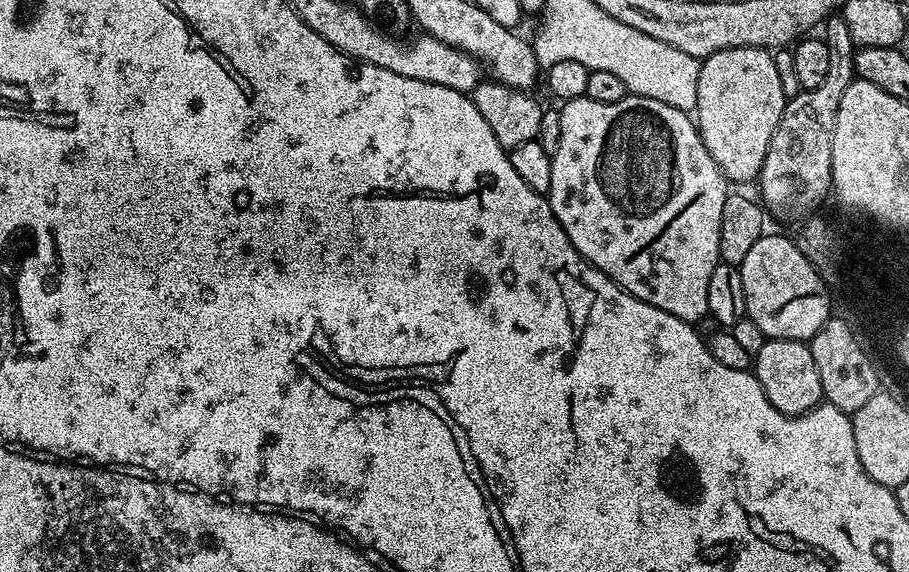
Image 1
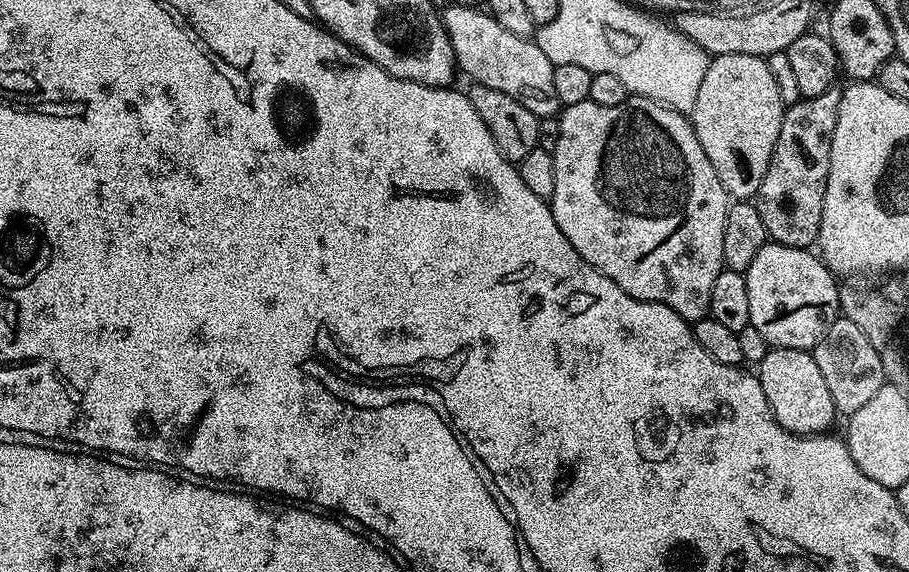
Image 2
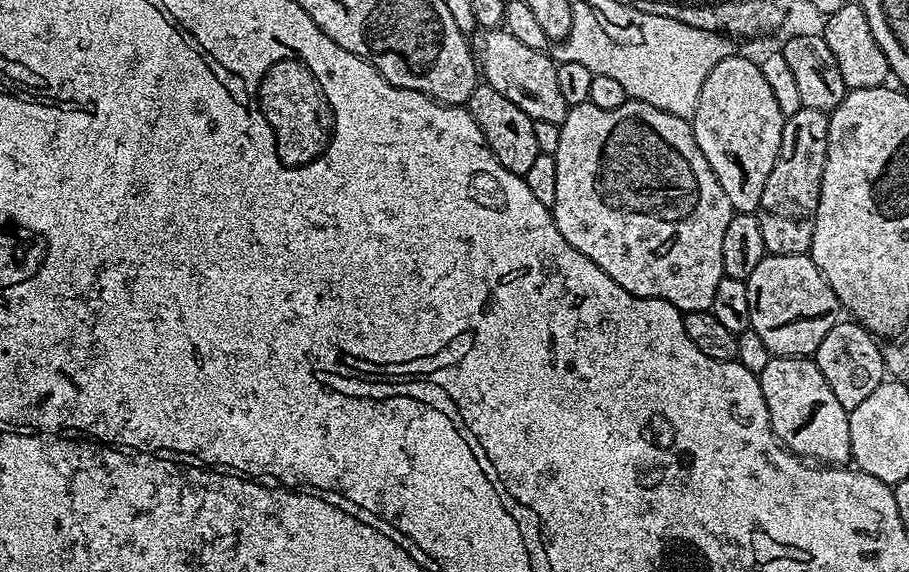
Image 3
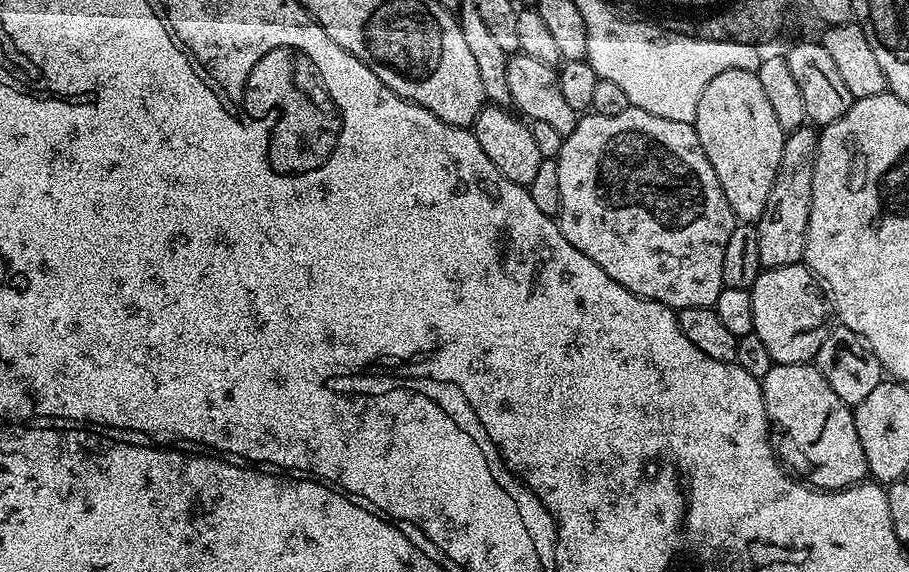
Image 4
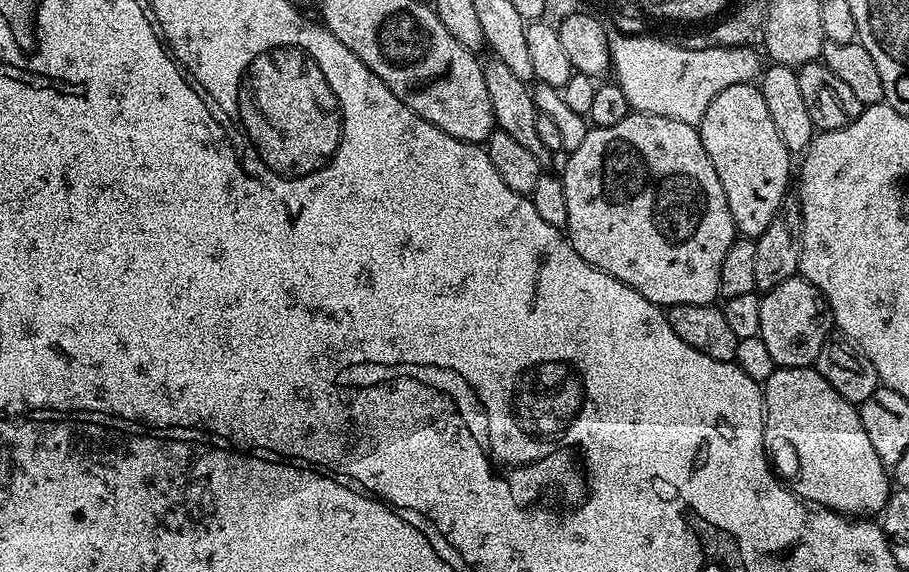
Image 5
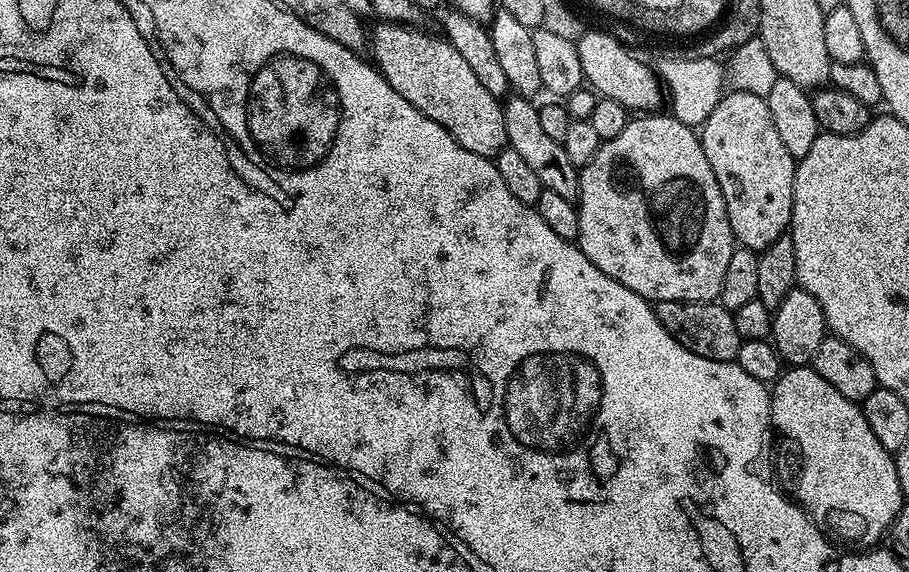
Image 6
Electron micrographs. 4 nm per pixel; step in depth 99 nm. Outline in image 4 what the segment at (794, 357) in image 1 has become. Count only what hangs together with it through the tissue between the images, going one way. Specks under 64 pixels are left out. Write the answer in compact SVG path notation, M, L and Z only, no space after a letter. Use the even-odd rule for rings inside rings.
M773 363L770 374L762 381L764 389L764 409L770 425L770 439L774 451L783 467L793 477L813 488L824 488L835 492L838 488L849 488L851 484L861 483L868 476L866 454L862 454L862 442L858 442L858 430L854 426L853 409L834 390L830 390L830 382L822 378L815 363L777 364Z

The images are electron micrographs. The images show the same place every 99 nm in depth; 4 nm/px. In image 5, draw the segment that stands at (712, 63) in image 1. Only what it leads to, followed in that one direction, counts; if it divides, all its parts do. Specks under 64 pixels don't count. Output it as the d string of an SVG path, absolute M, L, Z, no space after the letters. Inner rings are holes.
M755 83L727 86L710 106L706 106L698 131L718 174L718 182L722 182L737 233L744 238L760 236L789 193L790 153L782 138L778 138L778 130L774 130L774 121L770 118L770 110L766 110L759 87Z

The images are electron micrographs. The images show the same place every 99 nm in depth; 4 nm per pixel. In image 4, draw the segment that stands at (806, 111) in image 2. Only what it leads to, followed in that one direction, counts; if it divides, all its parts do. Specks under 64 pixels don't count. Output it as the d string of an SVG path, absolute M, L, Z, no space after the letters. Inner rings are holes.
M812 126L796 128L787 133L782 146L782 162L778 166L778 174L774 178L774 186L770 186L770 198L766 198L766 210L762 210L760 219L755 221L754 227L758 234L758 258L761 269L777 268L799 264L804 259L806 250L806 230L810 222L810 198L814 186L814 162L818 154L820 141L817 129Z

